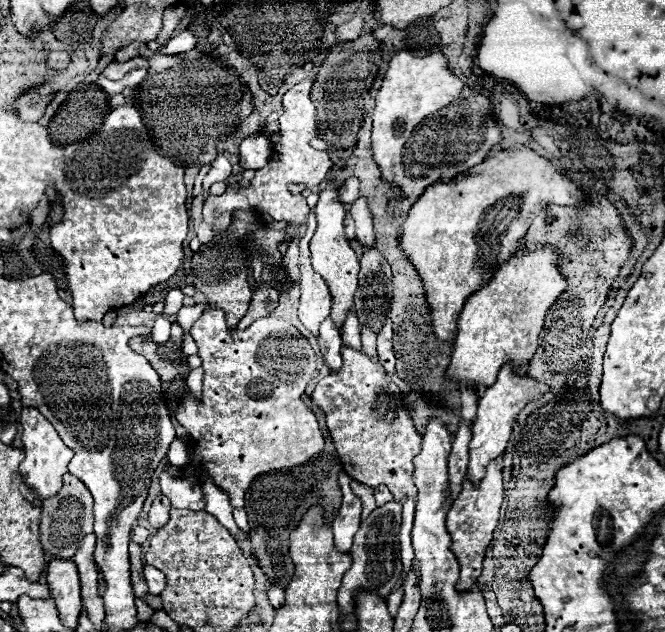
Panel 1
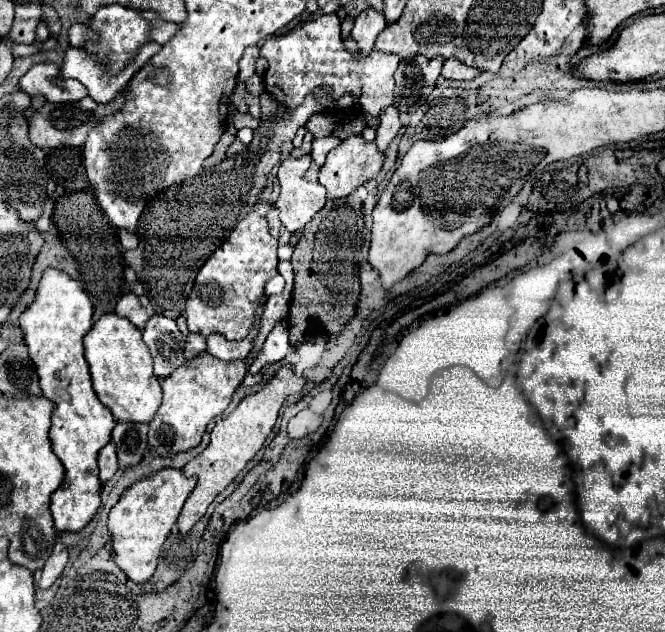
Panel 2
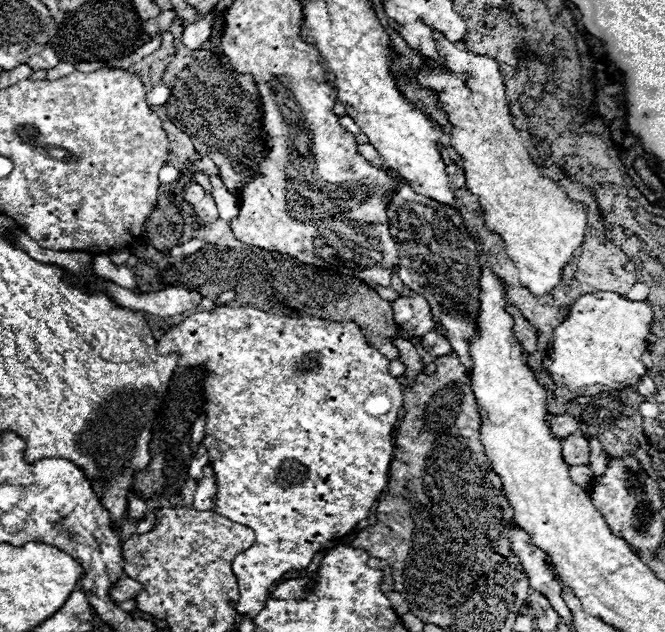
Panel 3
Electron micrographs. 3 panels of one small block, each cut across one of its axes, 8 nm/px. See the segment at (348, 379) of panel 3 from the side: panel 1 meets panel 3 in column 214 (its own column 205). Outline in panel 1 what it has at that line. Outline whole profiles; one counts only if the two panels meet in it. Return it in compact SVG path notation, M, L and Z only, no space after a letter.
M206 308L202 316L192 324L190 336L198 346L198 356L202 358L204 382L202 382L202 402L194 402L194 394L188 390L174 410L176 420L188 432L188 472L178 472L170 476L170 466L166 464L160 474L162 494L172 500L172 508L188 508L200 512L206 508L204 500L204 474L228 496L232 508L244 506L244 494L252 480L270 470L292 468L308 462L312 456L322 452L324 436L318 428L316 416L302 400L304 390L300 384L296 388L272 388L272 392L256 392L256 396L244 396L244 392L216 392L216 352L228 348L228 336L248 336L256 340L260 332L284 332L288 322L282 318L260 318L246 330L232 330L226 326L224 312L220 308Z

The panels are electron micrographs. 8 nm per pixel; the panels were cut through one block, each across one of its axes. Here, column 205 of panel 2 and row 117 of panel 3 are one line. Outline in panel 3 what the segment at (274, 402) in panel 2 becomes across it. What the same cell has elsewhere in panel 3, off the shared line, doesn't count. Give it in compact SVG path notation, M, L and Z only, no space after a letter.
M438 32L434 38L436 38L440 54L446 58L446 66L450 68L450 72L446 72L442 66L434 68L430 72L426 72L422 68L420 72L412 74L412 80L418 82L420 86L440 92L438 102L450 114L450 122L452 122L452 148L464 160L466 186L480 200L480 206L484 210L486 228L490 228L502 236L508 256L516 262L520 282L534 296L546 296L562 280L564 266L574 258L574 252L584 242L584 234L588 228L586 206L582 202L570 200L568 194L556 182L552 182L548 176L540 174L540 170L534 164L530 152L526 150L518 130L514 128L514 118L510 114L510 102L506 98L504 74L500 72L498 62L488 56L474 54L456 42L448 42Z

